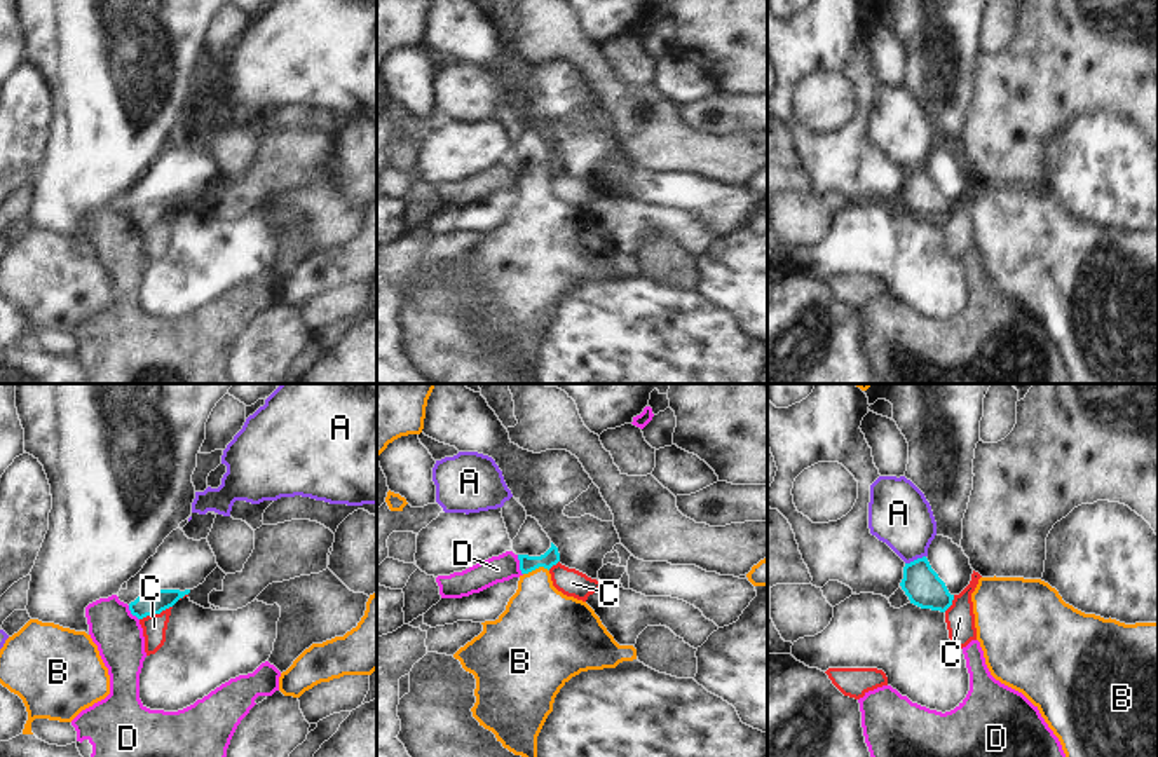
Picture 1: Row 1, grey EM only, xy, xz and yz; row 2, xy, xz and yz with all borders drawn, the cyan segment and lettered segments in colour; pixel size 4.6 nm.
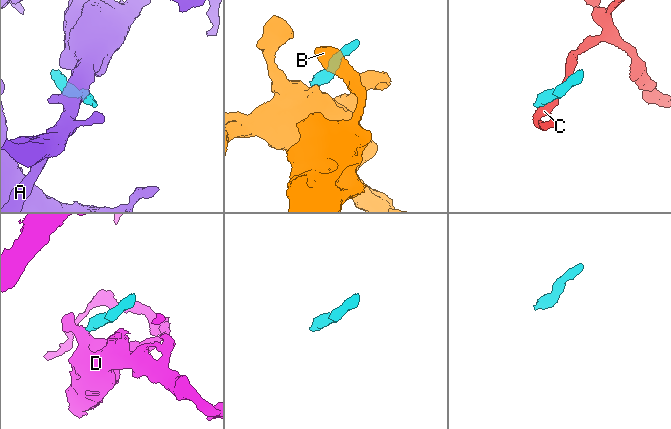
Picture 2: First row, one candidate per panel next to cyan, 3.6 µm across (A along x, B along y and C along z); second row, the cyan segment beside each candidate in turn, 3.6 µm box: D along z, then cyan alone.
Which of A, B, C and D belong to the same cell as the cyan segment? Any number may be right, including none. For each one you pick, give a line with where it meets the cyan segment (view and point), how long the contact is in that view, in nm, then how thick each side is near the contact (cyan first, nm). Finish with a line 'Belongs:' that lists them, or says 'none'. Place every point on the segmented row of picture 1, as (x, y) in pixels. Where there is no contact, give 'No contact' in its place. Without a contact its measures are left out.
B: Touches cyan at xz (536, 567). Shared border 120 nm. Thickness 80 nm (cyan) against 340 nm
Belongs: B.

